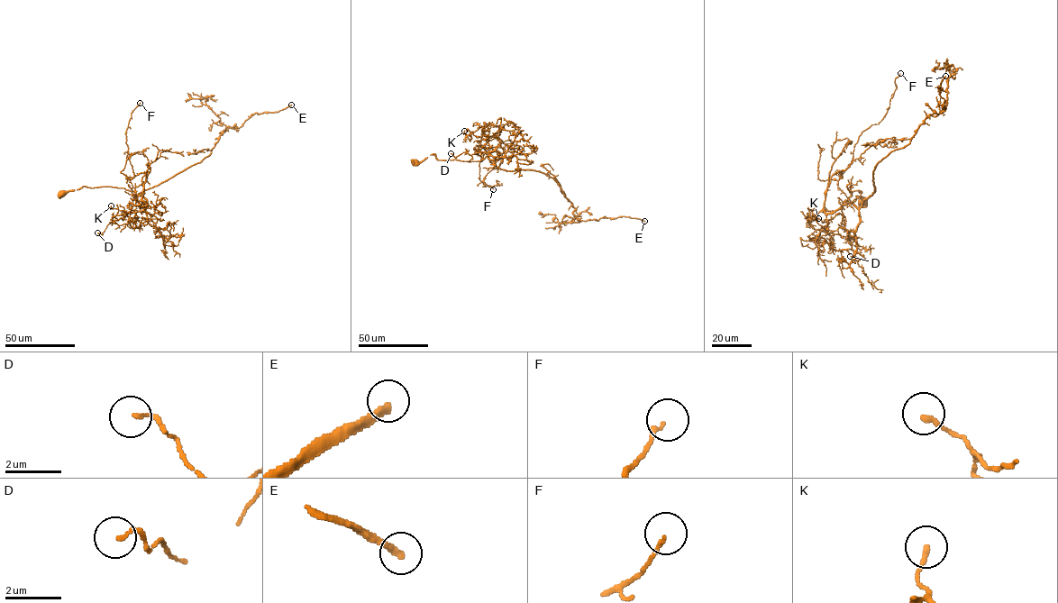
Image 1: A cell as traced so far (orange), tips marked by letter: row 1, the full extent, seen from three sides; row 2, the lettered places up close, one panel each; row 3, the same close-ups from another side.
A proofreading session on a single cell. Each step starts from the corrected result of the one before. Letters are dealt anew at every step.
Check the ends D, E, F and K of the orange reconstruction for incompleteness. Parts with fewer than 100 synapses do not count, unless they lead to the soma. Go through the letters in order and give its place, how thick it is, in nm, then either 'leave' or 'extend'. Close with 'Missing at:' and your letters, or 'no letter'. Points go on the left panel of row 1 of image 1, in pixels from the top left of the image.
D: at (97, 232); 110 nm thick; leave
E: at (291, 105); 280 nm thick; extend
F: at (140, 103); 120 nm thick; leave
K: at (111, 205); 170 nm thick; leave
Missing at: E

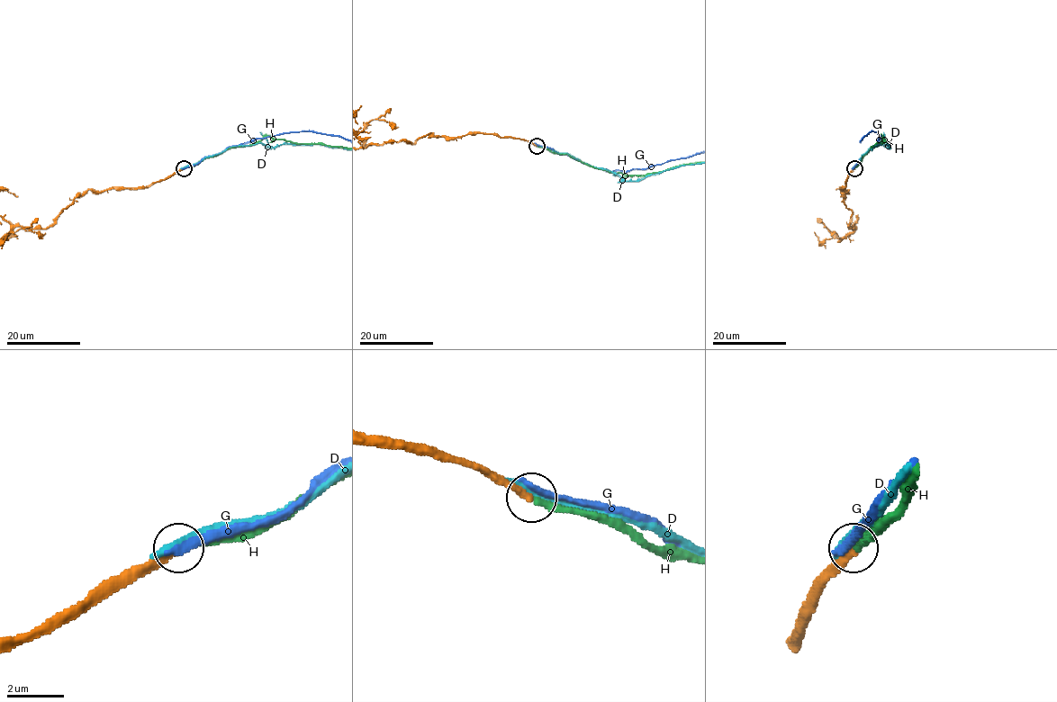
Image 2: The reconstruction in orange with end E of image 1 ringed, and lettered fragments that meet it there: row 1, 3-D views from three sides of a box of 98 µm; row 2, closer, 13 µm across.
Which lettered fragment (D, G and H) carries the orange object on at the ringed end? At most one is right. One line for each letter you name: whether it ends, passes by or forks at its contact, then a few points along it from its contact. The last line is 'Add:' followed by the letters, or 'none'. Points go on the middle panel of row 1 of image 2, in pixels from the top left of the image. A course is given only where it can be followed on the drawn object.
H: it ends
Add: H

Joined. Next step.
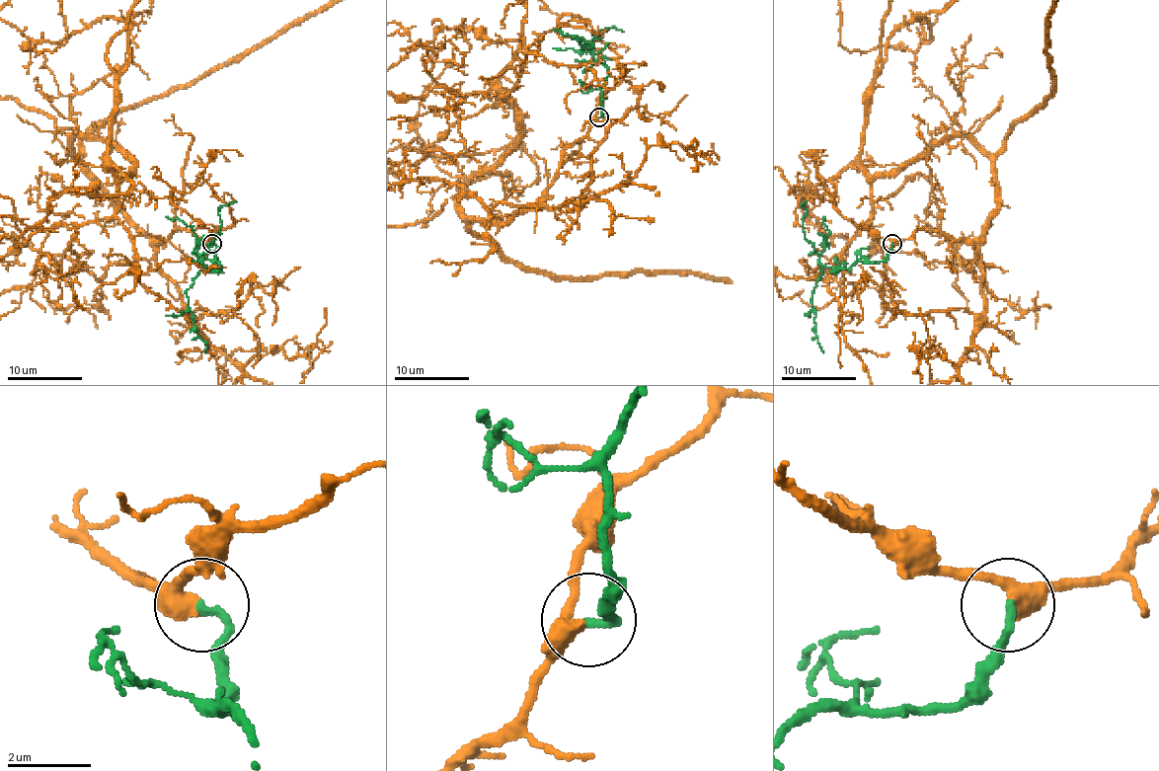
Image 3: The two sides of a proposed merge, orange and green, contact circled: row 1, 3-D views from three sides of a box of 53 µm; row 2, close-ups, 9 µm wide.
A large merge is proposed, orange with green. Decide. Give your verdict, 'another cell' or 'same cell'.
same cell

